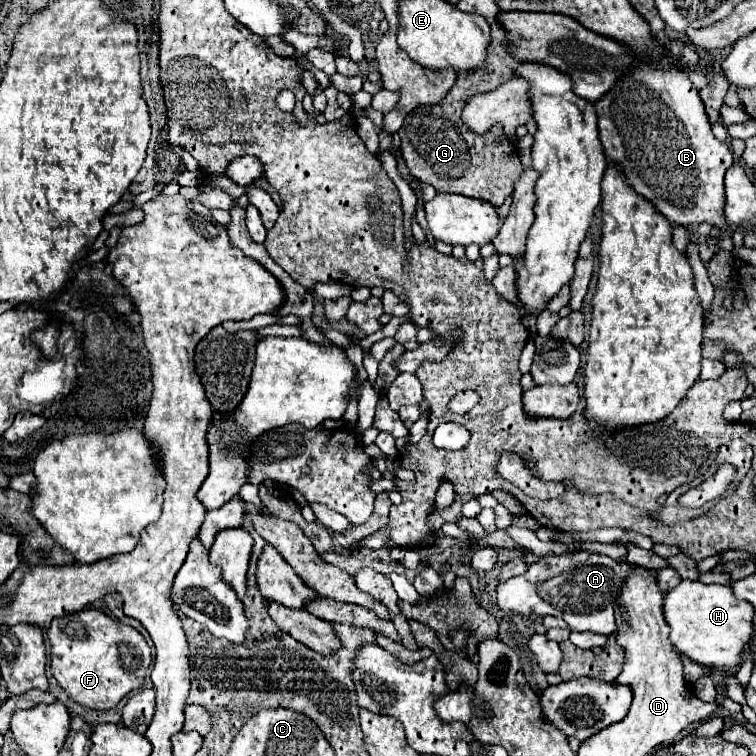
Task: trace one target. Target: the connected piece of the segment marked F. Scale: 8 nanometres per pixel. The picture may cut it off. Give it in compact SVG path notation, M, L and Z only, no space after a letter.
M92 607L52 619L52 623L48 627L48 639L52 645L50 669L52 669L54 679L60 683L60 687L76 703L80 703L88 709L112 709L112 707L116 707L122 697L126 697L128 693L142 687L146 671L150 667L150 661L152 661L150 647L148 647L146 639L136 629L132 629L132 627L112 619L104 611L92 609Z

